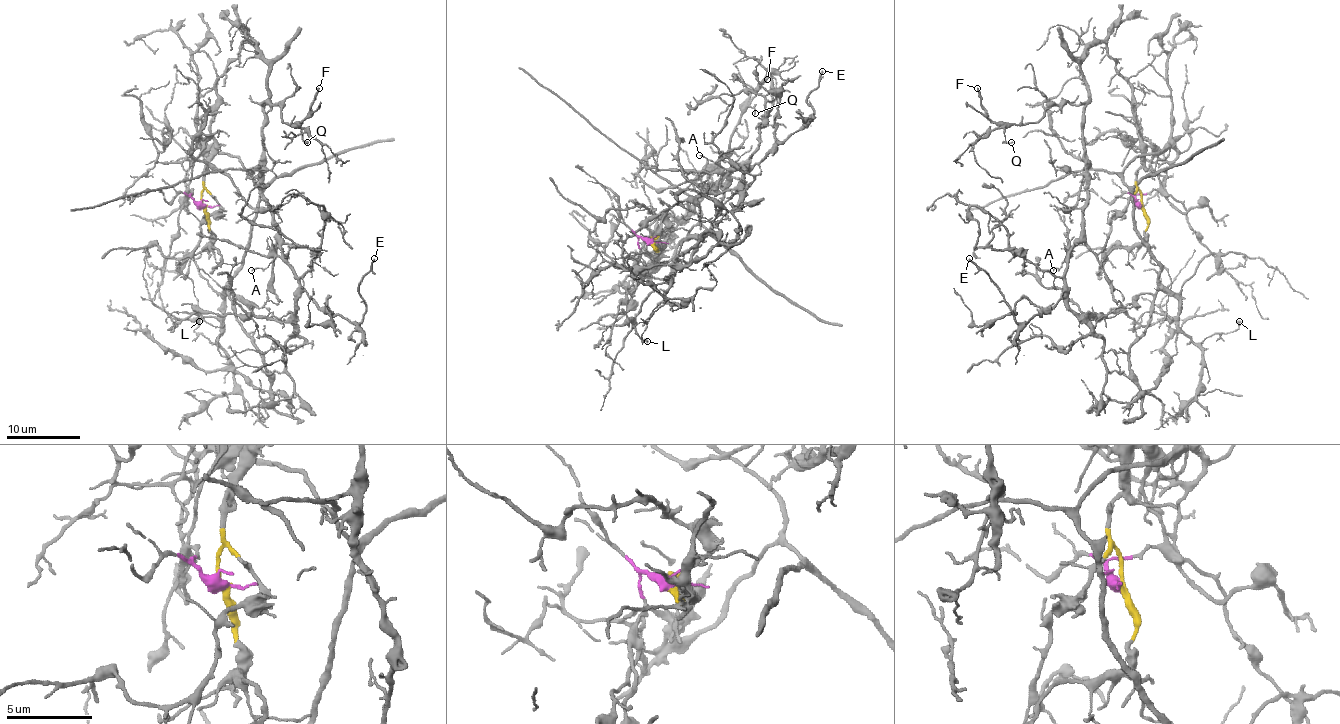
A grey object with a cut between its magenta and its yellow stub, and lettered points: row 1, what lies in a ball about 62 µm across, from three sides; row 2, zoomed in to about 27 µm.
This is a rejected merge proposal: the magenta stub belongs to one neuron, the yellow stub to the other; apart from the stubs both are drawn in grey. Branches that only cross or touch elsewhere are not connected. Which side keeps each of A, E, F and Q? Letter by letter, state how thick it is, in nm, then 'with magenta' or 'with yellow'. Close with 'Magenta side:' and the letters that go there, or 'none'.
A: 110 nm | with yellow
E: 170 nm | with yellow
F: 180 nm | with yellow
Q: 90 nm | with yellow
Magenta side: none

